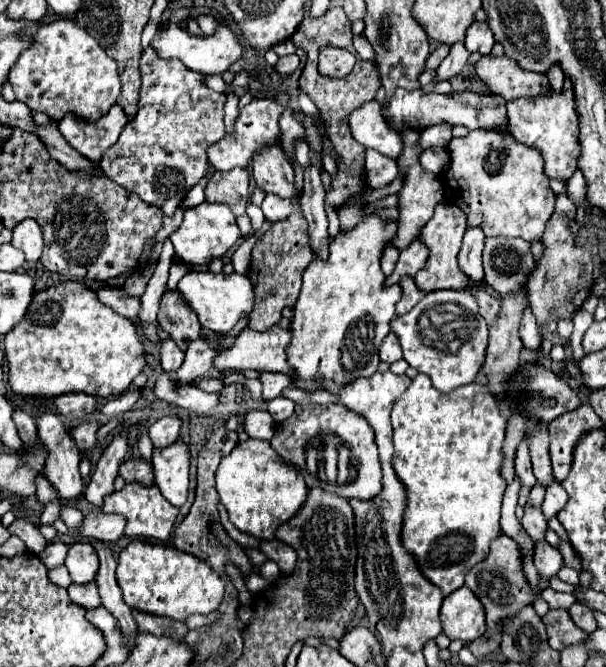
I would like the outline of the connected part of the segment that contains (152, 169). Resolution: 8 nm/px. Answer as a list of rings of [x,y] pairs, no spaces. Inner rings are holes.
[[[150,47],[142,53],[140,77],[142,87],[138,113],[122,129],[118,143],[102,155],[98,165],[108,179],[172,217],[182,201],[182,195],[206,177],[206,149],[226,133],[226,95],[206,89],[202,75],[194,75],[194,71],[186,69],[184,63],[178,63],[176,59],[158,59]]]

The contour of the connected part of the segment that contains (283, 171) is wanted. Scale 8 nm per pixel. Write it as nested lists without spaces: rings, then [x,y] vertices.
[[[266,147],[252,161],[252,173],[260,189],[266,193],[276,193],[282,199],[292,199],[294,189],[294,169],[284,157],[282,147]]]

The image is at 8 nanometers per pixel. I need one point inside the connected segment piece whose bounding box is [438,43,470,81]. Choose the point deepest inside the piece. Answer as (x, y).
(454, 63)

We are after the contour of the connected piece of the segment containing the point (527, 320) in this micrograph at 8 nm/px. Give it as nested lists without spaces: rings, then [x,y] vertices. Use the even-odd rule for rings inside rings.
[[[526,307],[524,315],[522,315],[520,339],[522,339],[524,347],[528,347],[530,351],[536,351],[540,347],[540,333],[538,333],[538,325],[536,325],[536,319],[534,319],[530,307]]]

